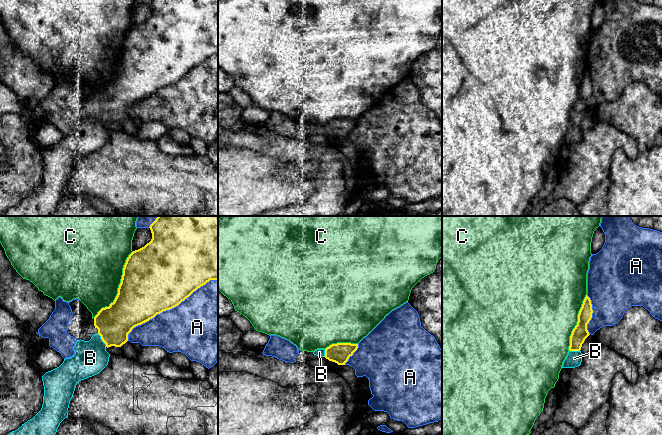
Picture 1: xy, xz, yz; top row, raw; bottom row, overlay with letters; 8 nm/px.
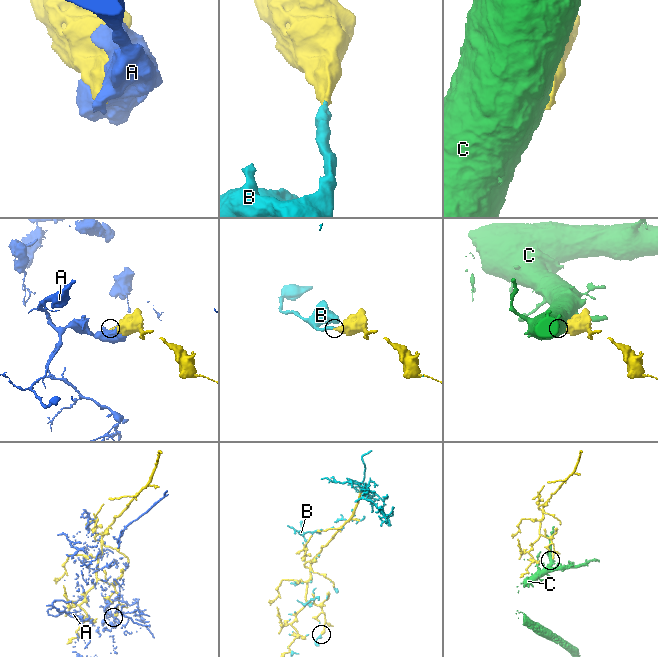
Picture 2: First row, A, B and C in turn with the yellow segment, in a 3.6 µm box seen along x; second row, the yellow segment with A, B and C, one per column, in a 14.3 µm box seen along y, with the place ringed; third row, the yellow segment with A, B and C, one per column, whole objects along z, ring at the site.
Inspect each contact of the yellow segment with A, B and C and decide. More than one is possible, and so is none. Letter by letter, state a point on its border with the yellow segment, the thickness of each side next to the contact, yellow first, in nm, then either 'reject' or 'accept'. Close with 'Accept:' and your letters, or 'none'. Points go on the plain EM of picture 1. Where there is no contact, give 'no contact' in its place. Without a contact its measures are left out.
A: contact xy (169, 85); calibres 500 and 440 nm; reject
B: contact xy (102, 116); calibres 280 and 260 nm; accept
C: contact xy (119, 62); calibres 480 and 480 nm; reject
Accept: B

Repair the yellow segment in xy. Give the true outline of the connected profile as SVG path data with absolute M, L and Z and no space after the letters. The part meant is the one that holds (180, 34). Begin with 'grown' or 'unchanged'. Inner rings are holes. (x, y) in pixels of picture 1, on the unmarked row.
grown; M151 0L149 4L152 15L127 34L114 78L94 93L98 108L89 117L77 116L73 123L75 130L42 152L44 172L41 186L0 216L52 214L60 199L68 193L77 159L97 151L108 141L108 123L121 123L128 117L128 110L134 103L178 82L210 56L218 56L218 0Z

